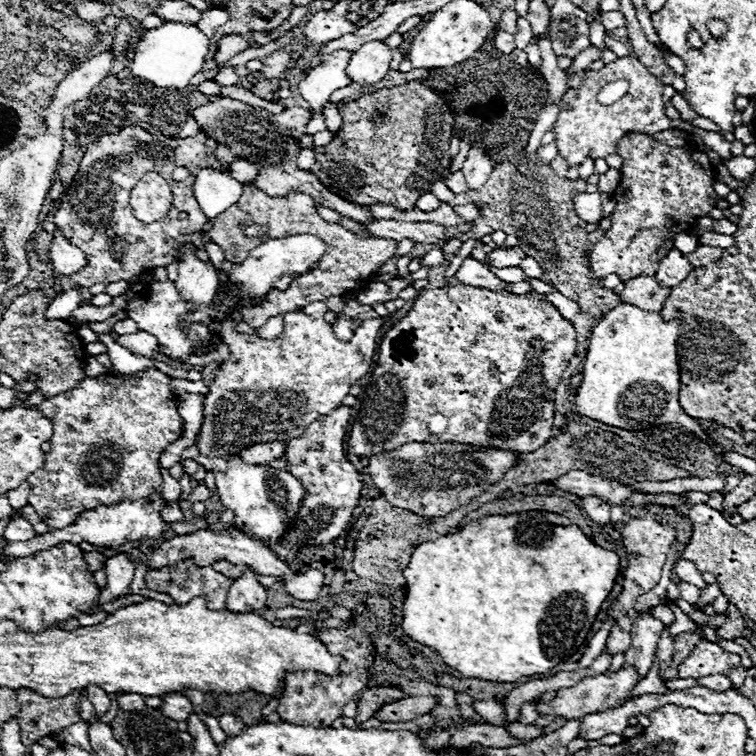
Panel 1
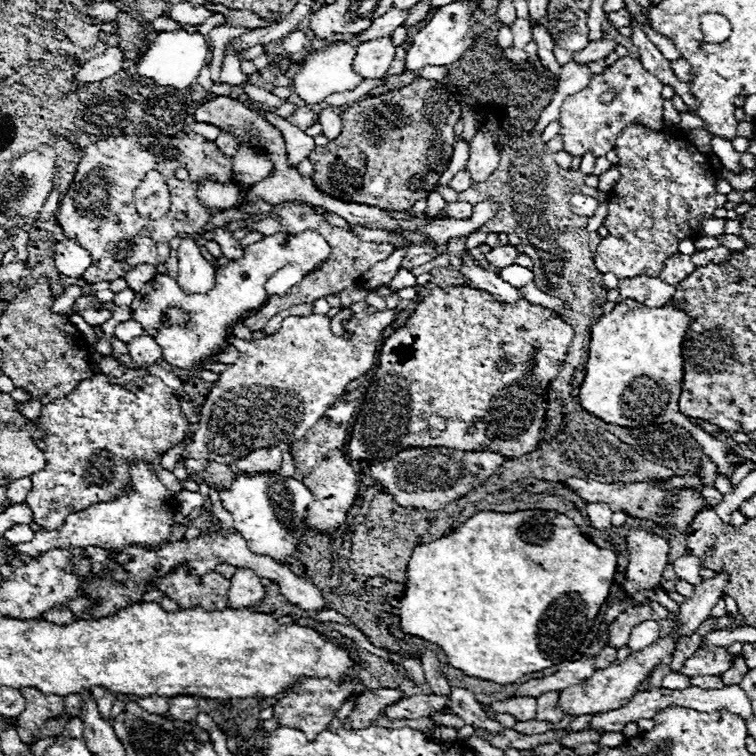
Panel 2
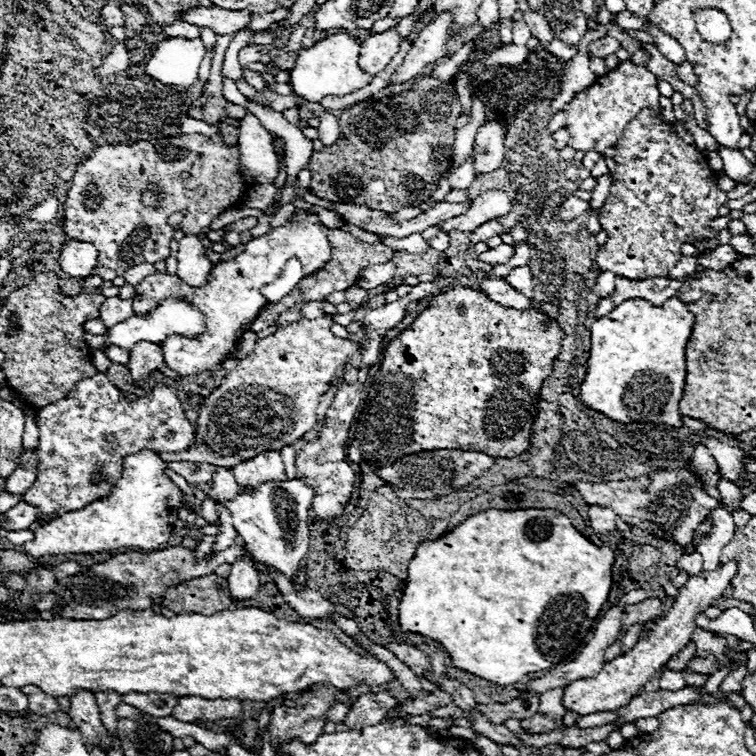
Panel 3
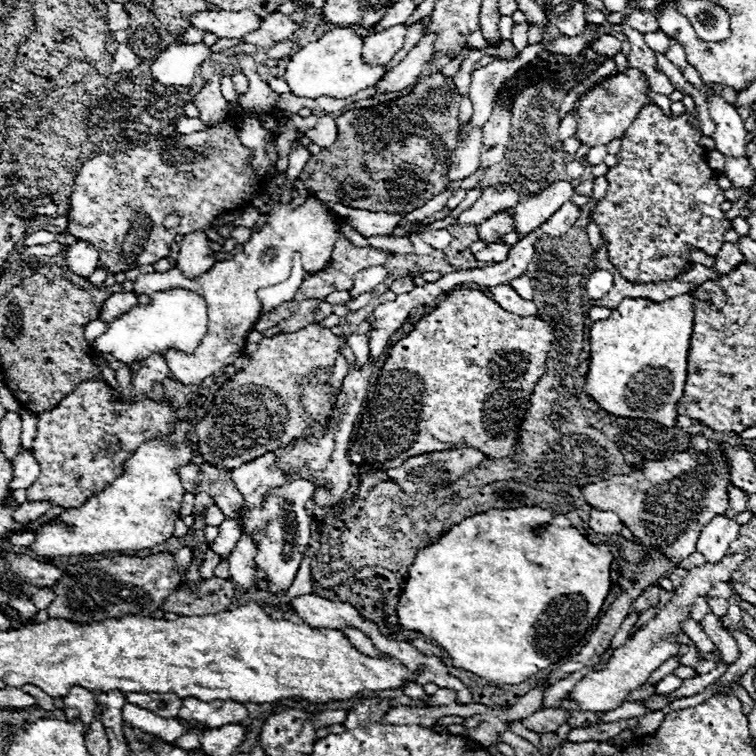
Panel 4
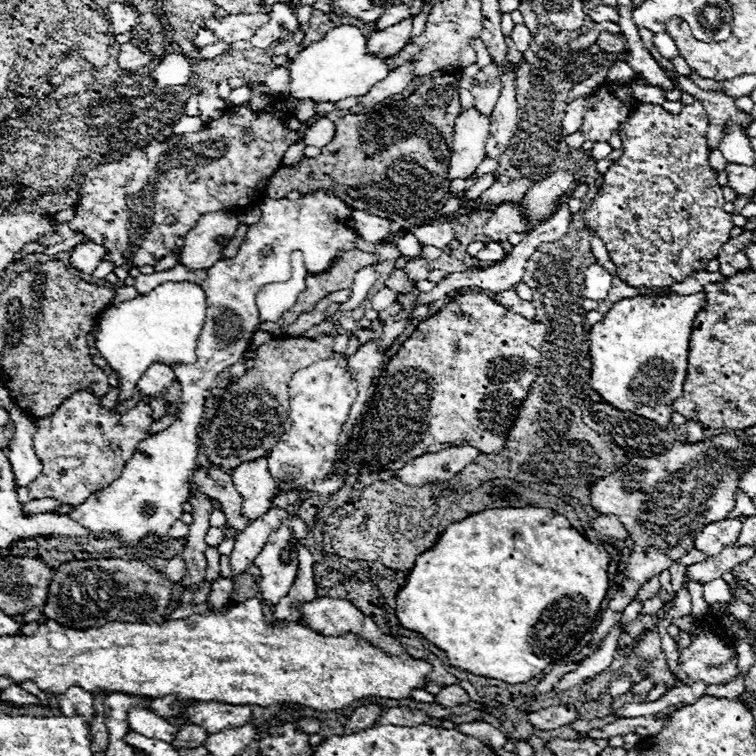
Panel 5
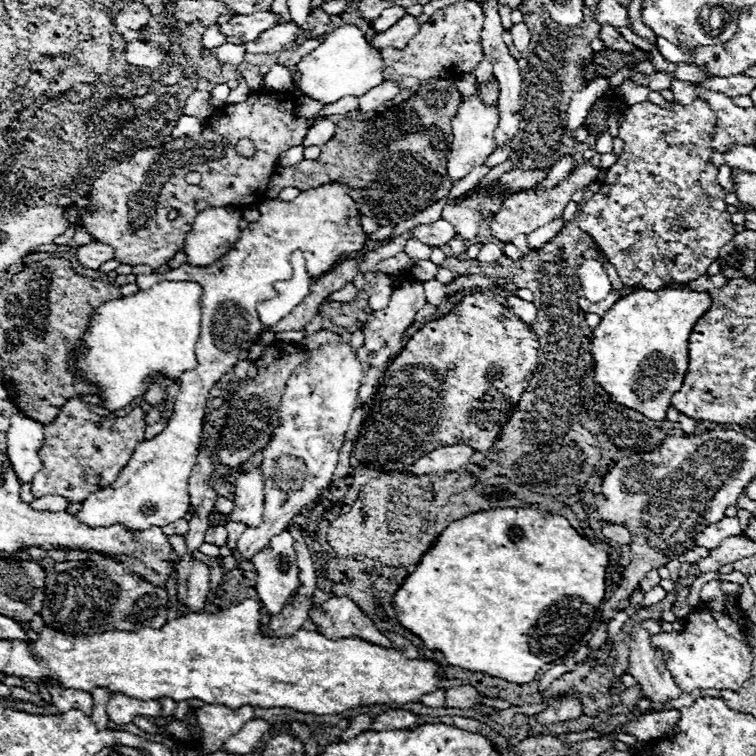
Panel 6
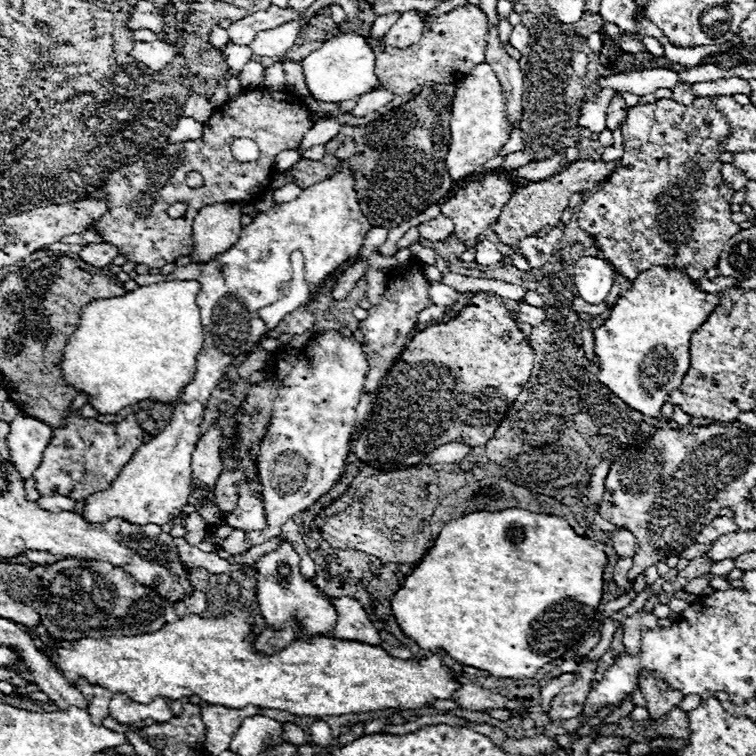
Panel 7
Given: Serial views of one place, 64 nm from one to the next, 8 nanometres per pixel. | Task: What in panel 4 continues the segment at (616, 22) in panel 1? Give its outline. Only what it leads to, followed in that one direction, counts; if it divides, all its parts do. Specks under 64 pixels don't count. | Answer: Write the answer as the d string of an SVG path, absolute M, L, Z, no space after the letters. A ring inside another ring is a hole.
M634 10L630 14L624 16L624 22L628 26L632 26L634 30L646 34L646 32L658 32L658 18L656 18L656 10Z

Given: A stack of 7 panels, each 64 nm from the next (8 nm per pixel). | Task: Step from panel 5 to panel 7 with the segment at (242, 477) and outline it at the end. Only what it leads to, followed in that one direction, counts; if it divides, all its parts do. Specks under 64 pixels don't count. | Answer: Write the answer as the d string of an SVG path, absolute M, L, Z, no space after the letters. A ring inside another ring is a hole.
M250 484L240 486L238 506L228 514L228 526L244 530L244 532L260 532L266 528L266 516L262 508L262 500L252 494Z

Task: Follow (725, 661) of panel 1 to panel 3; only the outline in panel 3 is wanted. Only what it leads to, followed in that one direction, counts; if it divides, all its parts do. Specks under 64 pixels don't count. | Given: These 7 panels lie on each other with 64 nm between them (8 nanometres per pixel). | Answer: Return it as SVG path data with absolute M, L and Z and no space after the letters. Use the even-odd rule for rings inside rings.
M694 658L688 662L688 668L698 672L698 674L708 674L716 668L716 662L712 658Z

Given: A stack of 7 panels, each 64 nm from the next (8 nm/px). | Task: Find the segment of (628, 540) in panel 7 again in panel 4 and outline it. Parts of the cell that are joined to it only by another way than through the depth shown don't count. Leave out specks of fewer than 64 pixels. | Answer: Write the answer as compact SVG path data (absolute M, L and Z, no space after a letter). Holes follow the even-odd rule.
M592 510L590 512L590 528L596 534L620 534L622 532L622 522L620 522L618 514L614 514L614 512Z

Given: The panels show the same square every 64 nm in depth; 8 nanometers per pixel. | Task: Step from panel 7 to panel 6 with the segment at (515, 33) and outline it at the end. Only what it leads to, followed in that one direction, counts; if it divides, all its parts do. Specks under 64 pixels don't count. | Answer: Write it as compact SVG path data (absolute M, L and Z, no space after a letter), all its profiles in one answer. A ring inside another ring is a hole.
M514 24L510 28L510 34L512 34L512 40L514 40L514 46L526 54L528 52L528 46L530 46L530 30L526 28L526 24Z

